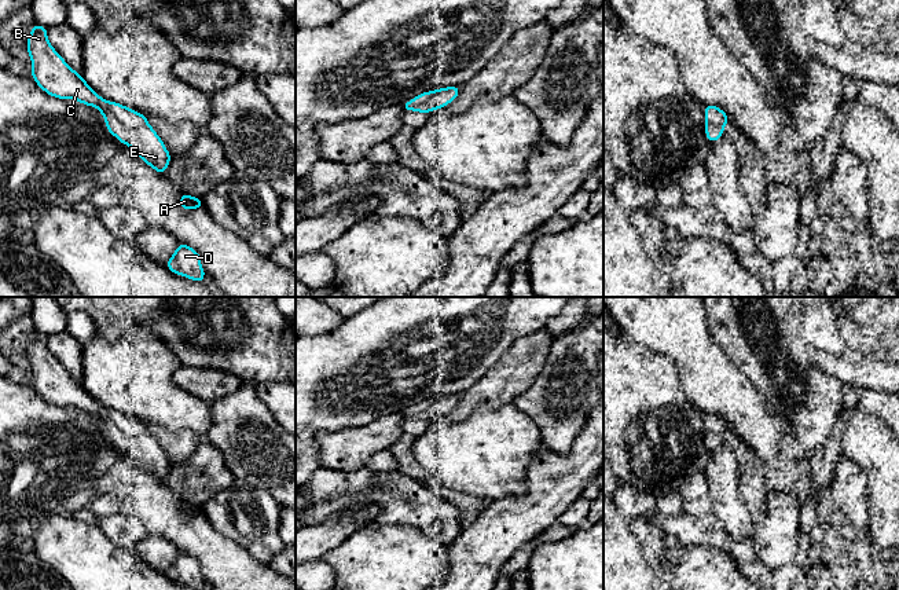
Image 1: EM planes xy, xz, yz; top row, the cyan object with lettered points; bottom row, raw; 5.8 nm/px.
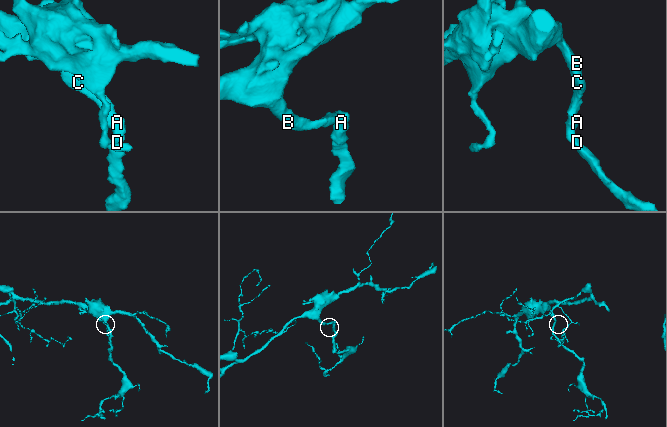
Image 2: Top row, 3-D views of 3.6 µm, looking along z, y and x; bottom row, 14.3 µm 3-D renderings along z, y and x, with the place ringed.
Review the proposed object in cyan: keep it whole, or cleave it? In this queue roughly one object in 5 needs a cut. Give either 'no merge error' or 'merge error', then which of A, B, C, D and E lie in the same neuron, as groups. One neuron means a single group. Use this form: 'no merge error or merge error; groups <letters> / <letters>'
no merge error; groups A B C D E

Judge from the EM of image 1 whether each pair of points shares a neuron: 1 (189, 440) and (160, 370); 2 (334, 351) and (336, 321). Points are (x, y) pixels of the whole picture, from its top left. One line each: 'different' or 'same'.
1: different
2: different

